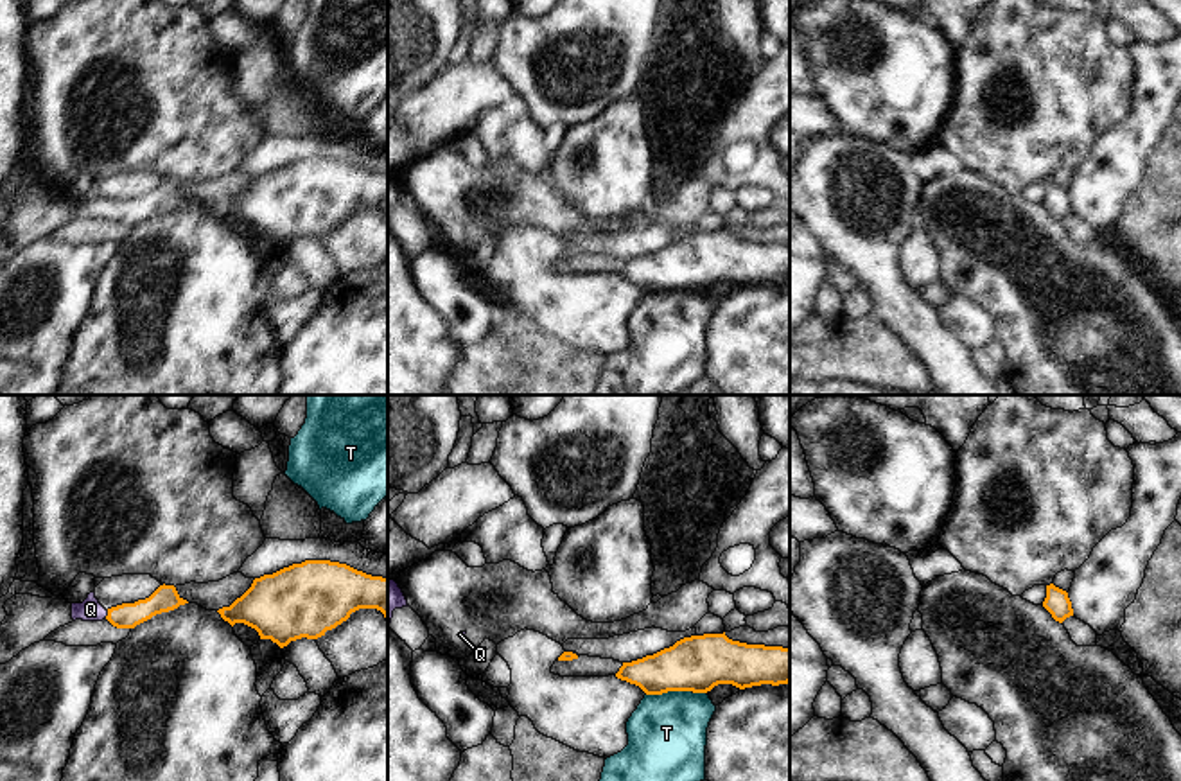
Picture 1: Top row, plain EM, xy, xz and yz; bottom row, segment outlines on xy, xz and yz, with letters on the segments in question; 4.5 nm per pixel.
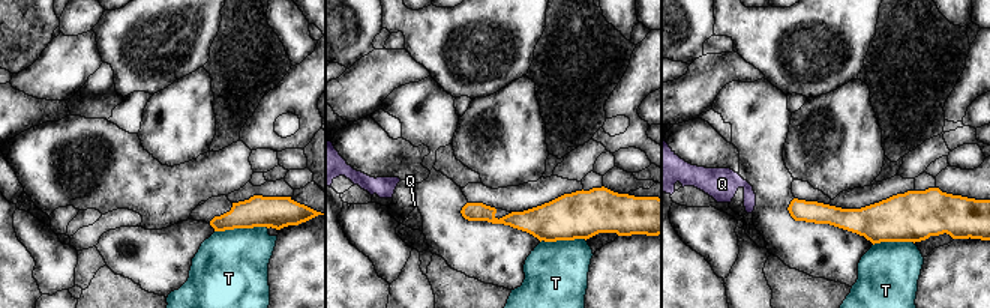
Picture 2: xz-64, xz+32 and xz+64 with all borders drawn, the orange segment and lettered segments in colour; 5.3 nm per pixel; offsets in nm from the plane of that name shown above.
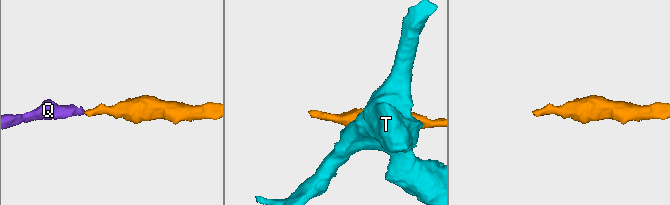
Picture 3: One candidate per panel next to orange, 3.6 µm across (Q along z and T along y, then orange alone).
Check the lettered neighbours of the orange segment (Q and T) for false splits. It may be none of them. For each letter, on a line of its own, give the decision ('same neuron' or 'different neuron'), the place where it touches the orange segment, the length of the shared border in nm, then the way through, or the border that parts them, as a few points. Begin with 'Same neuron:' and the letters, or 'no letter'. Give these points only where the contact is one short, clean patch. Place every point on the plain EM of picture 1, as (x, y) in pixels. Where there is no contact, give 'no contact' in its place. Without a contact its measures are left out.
Same neuron: Q
Q: same neuron | xy (108, 212) | 40 nm | across xy (162, 198), (133, 212), (108, 212), (90, 207)
T: different neuron | xz (675, 288) | 280 nm | along xz (706, 289), (647, 293)

